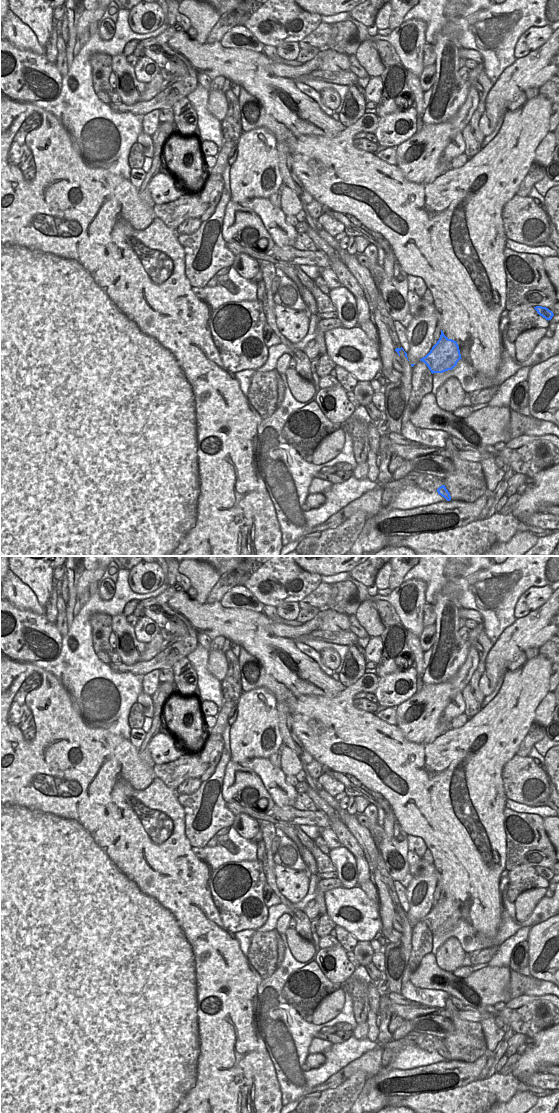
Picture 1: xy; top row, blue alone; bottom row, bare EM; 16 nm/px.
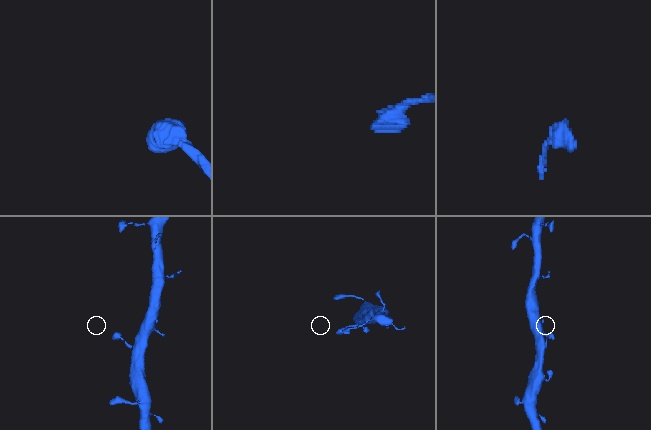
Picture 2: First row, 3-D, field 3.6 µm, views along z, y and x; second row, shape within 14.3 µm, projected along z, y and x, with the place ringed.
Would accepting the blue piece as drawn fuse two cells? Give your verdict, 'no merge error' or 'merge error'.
no merge error

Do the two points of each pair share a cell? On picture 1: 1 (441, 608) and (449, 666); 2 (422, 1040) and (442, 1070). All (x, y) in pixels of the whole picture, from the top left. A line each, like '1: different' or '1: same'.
1: same
2: different

